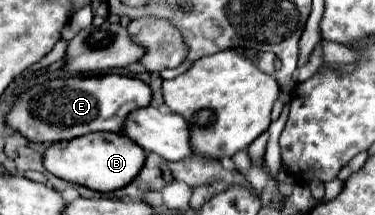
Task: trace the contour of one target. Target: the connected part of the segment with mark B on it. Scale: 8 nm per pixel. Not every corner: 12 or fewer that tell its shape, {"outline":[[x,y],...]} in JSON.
{"outline":[[122,133],[48,147],[60,179],[108,193],[126,187],[146,151]]}

